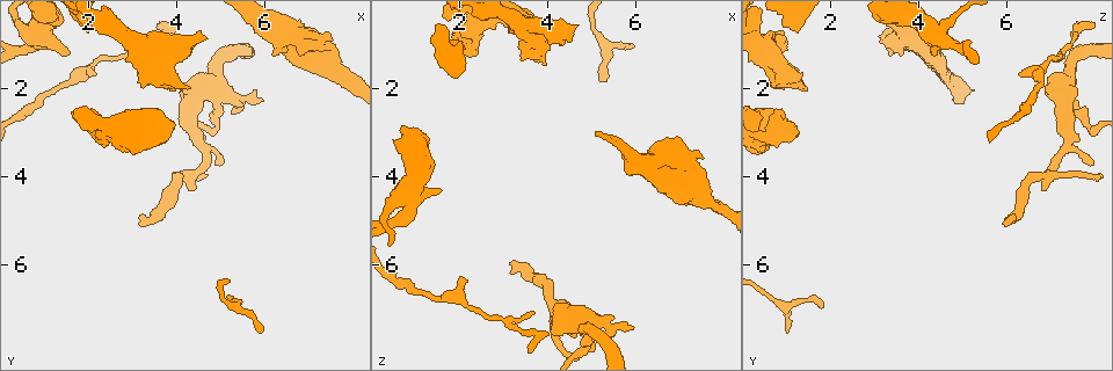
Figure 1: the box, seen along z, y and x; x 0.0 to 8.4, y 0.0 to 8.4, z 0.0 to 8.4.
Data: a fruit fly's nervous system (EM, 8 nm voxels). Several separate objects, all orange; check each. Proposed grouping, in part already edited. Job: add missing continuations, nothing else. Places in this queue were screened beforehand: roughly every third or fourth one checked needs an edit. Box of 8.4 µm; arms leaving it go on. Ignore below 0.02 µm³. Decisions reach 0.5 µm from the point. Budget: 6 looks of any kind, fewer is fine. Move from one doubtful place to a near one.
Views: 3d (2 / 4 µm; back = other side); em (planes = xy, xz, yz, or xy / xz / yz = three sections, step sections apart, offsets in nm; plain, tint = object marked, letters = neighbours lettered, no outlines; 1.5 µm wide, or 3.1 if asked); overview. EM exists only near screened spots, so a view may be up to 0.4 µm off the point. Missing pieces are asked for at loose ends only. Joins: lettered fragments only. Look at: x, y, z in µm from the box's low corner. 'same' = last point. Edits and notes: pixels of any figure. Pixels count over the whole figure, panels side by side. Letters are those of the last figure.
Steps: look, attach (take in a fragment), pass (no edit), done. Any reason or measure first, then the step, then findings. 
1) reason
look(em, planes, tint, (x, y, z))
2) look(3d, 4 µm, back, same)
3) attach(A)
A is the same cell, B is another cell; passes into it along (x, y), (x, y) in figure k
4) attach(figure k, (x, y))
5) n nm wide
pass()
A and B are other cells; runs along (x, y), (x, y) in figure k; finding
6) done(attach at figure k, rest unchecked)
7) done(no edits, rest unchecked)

free end
look(em, planes, letters, (6.75, 1.05, 3.25))

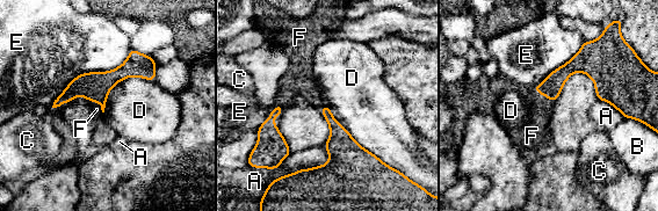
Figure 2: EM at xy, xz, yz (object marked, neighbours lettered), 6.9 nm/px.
attach(figure 2, (540, 108))
F is the same cell, A, B, C, D and E are other cells; it goes on there

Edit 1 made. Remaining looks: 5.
look(overview)

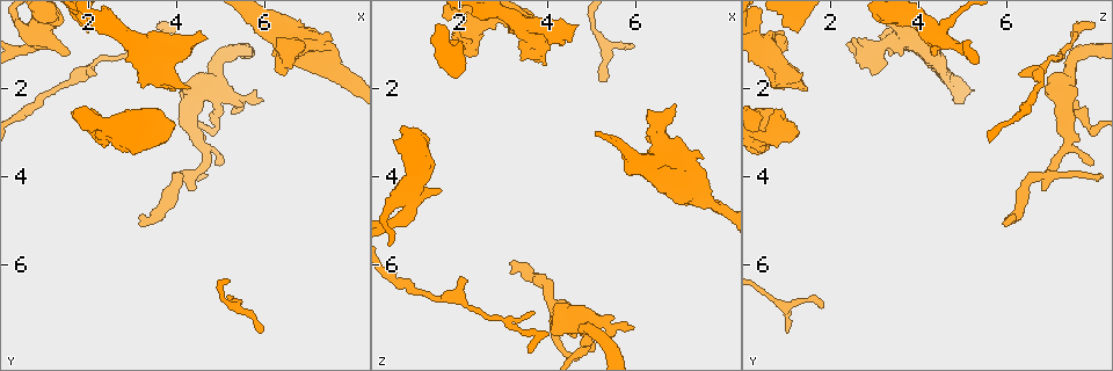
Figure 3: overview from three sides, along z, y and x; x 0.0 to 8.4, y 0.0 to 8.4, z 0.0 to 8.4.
an open end
look(3d, 4 µm, (2.00, 0.65, 1.25))

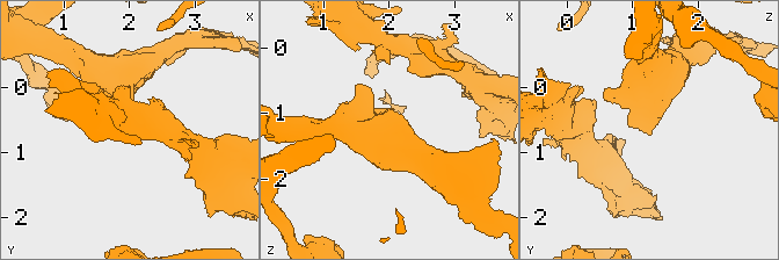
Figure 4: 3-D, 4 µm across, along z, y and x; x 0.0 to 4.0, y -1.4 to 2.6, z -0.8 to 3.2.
need the tissue
look(em, yz, step 8, letters, same)

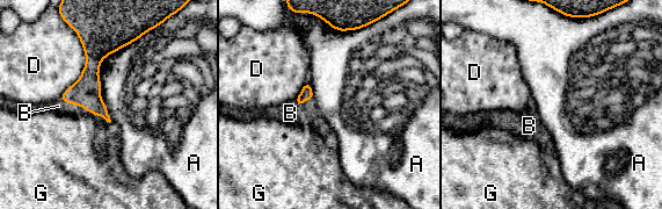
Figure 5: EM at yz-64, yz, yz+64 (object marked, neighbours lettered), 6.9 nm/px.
cut it another way
look(em, planes, letters, same)

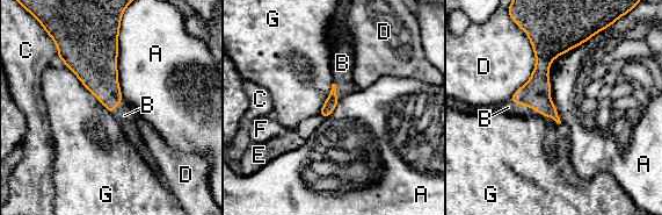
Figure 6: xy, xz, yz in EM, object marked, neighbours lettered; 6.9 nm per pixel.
attach(figure 6, (508, 107))
B is the same cell, A, C, D, E, F and G are other cells; passes into it along (536, 93), (535, 110), (508, 107) in figure 6; it goes on there

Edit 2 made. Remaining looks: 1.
done(attach at figure 2, attach at figure 6, rest unchecked)

